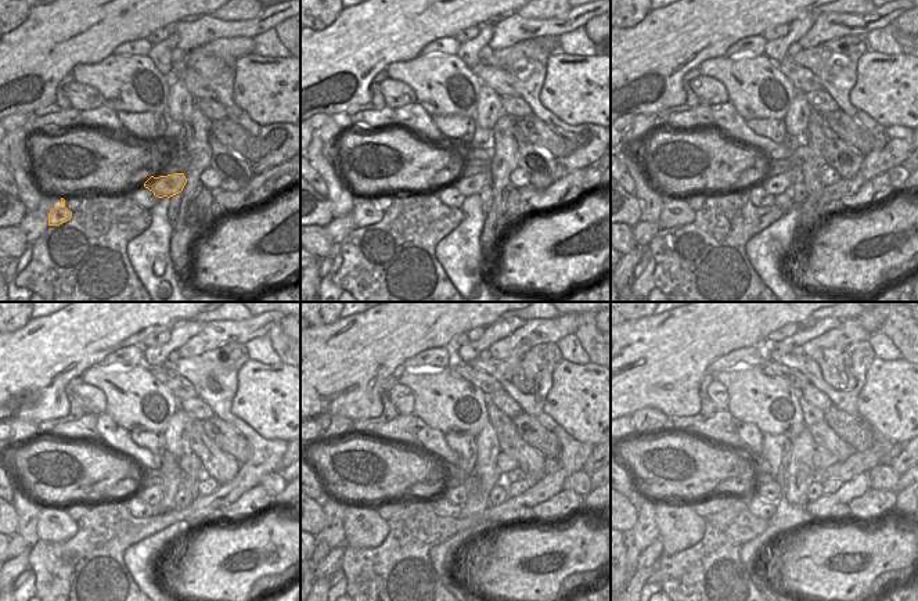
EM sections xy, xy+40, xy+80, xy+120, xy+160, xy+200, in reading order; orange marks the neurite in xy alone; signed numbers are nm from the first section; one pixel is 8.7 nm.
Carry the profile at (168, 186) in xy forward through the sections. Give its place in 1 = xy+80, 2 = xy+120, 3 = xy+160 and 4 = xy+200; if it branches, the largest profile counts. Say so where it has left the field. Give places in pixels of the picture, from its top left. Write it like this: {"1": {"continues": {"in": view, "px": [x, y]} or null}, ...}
{"1": {"continues": {"in": "xy+80", "px": [777, 184]}}, "2": {"continues": {"in": "xy+120", "px": [152, 495]}}, "3": {"continues": {"in": "xy+160", "px": [458, 495]}}, "4": {"continues": {"in": "xy+200", "px": [769, 492]}}}

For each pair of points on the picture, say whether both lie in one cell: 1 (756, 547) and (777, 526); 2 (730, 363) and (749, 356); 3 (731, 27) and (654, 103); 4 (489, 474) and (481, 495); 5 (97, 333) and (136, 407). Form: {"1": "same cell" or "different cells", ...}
{"1": "different cells", "2": "same cell", "3": "same cell", "4": "same cell", "5": "different cells"}

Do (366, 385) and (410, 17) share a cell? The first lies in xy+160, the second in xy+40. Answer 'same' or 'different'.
same

